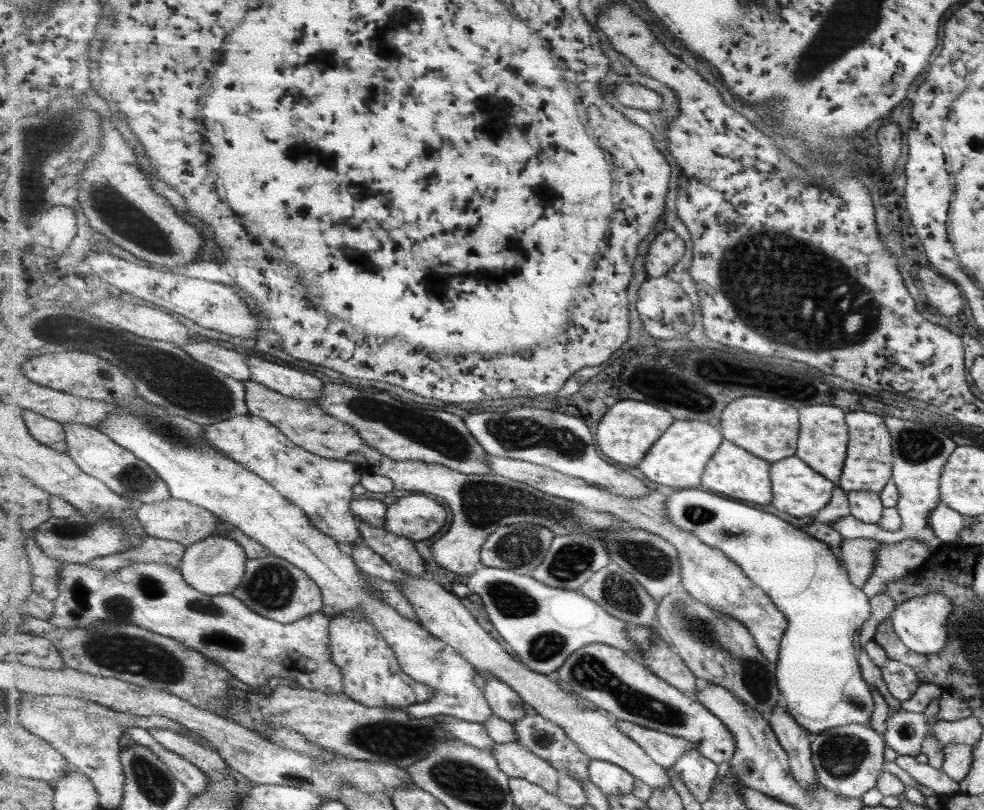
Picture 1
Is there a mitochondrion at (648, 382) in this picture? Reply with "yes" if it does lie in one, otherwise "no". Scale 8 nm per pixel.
no

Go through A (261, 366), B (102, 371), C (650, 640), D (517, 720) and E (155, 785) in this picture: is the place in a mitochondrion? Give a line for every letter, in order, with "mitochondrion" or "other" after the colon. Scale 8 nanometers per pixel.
A: other
B: mitochondrion
C: mitochondrion
D: other
E: mitochondrion

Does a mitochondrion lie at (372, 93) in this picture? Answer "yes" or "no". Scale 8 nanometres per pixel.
no

